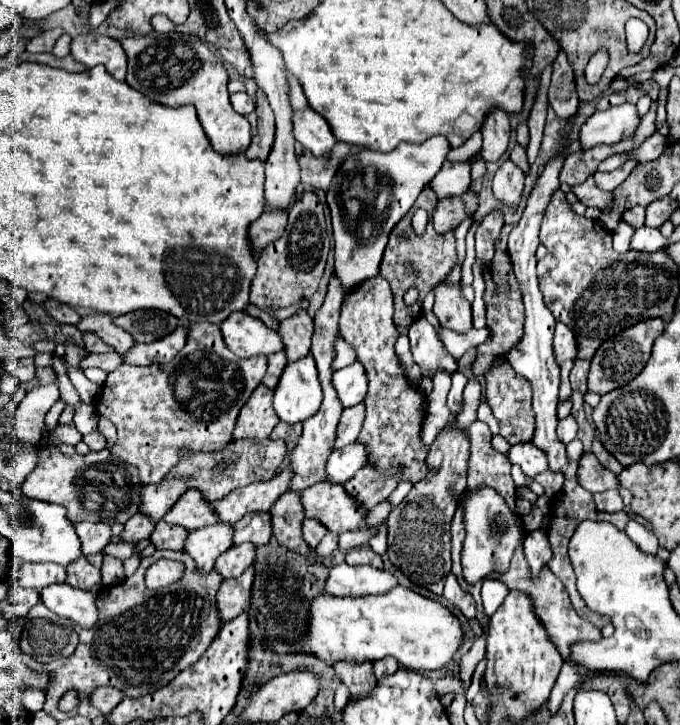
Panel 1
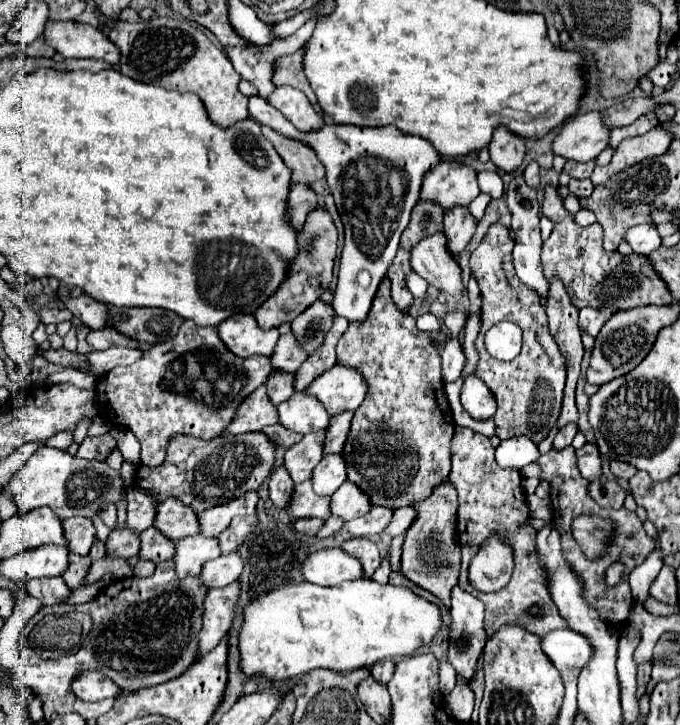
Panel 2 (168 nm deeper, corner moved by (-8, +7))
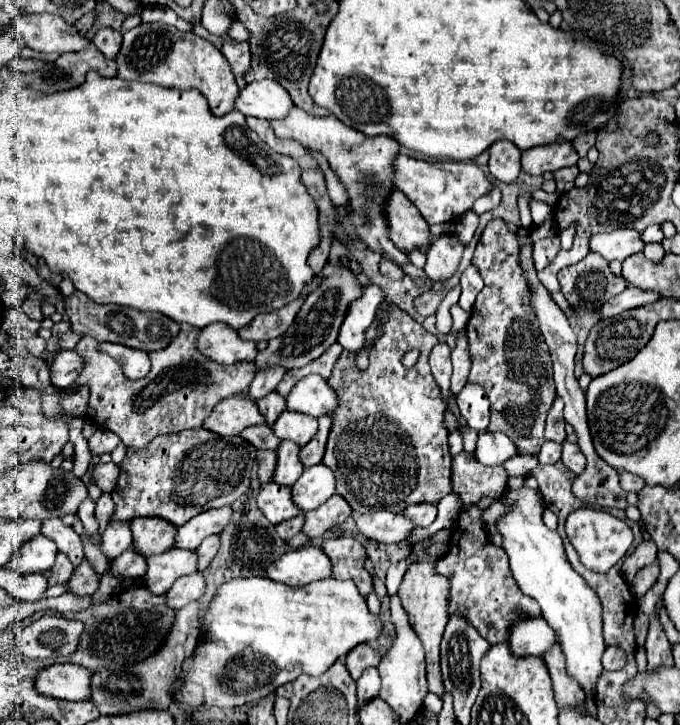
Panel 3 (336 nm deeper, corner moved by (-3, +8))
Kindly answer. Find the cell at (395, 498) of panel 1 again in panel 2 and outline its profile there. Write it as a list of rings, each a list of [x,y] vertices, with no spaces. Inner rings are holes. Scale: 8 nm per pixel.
[[[372,508],[366,516],[350,520],[344,524],[344,530],[352,536],[378,536],[384,532],[384,528],[390,524],[392,510],[388,508]]]

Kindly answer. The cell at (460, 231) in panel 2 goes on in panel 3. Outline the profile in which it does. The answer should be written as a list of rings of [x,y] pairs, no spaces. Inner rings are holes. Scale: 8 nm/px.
[[[443,233],[437,239],[433,239],[429,251],[427,251],[427,263],[425,273],[433,281],[449,279],[461,261],[463,255],[463,243],[455,233]]]

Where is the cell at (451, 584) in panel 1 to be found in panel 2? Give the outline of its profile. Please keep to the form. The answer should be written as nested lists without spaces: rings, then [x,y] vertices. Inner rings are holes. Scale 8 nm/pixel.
[[[456,586],[452,590],[450,616],[452,616],[452,624],[448,630],[448,662],[454,666],[458,676],[462,676],[462,680],[472,684],[476,680],[478,658],[480,658],[484,644],[488,640],[488,634],[486,634],[484,622],[482,622],[484,620],[484,604],[476,596],[472,596],[472,594],[468,594]]]

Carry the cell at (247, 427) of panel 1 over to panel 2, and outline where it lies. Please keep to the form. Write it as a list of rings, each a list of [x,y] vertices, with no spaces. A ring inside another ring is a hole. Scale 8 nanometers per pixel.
[[[260,386],[252,396],[248,396],[240,408],[236,410],[232,422],[228,424],[228,432],[238,436],[238,434],[248,434],[262,430],[264,426],[272,426],[278,422],[276,408],[266,396],[266,388]]]

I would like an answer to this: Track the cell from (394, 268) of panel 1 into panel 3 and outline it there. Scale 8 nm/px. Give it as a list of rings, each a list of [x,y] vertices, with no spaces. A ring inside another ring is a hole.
[[[381,257],[379,271],[381,271],[381,275],[385,275],[385,277],[391,279],[391,281],[397,281],[397,279],[403,277],[403,269],[401,269],[397,263],[393,263],[391,259],[387,259],[387,257]]]

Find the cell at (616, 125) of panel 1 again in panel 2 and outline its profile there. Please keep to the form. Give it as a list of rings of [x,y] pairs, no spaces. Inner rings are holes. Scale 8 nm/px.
[[[600,112],[576,114],[556,134],[552,142],[552,154],[566,160],[590,162],[606,148],[608,134],[610,132],[602,124]]]

